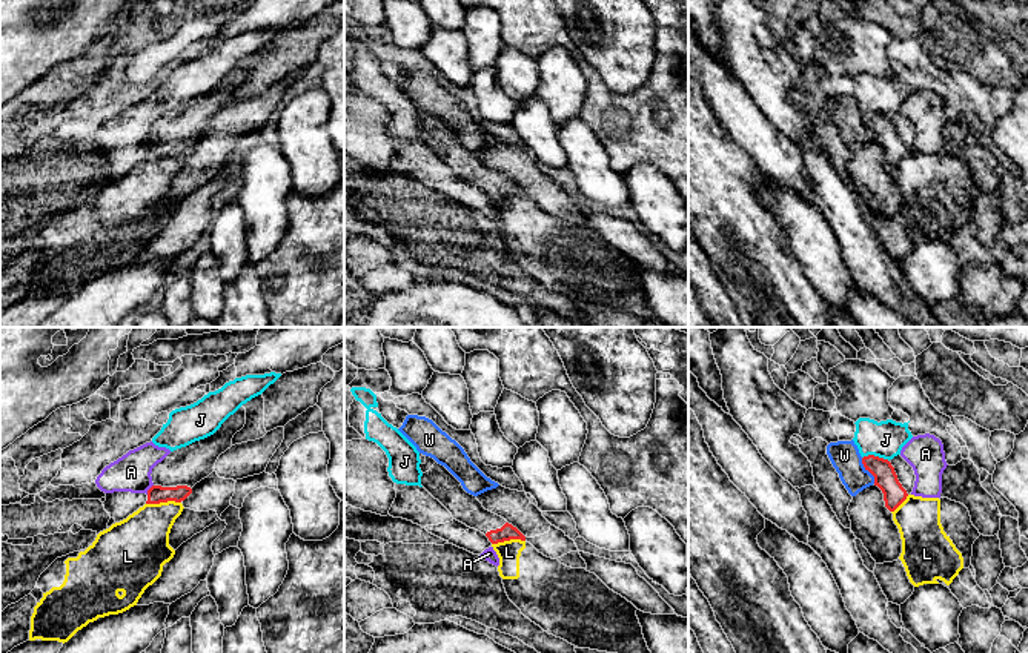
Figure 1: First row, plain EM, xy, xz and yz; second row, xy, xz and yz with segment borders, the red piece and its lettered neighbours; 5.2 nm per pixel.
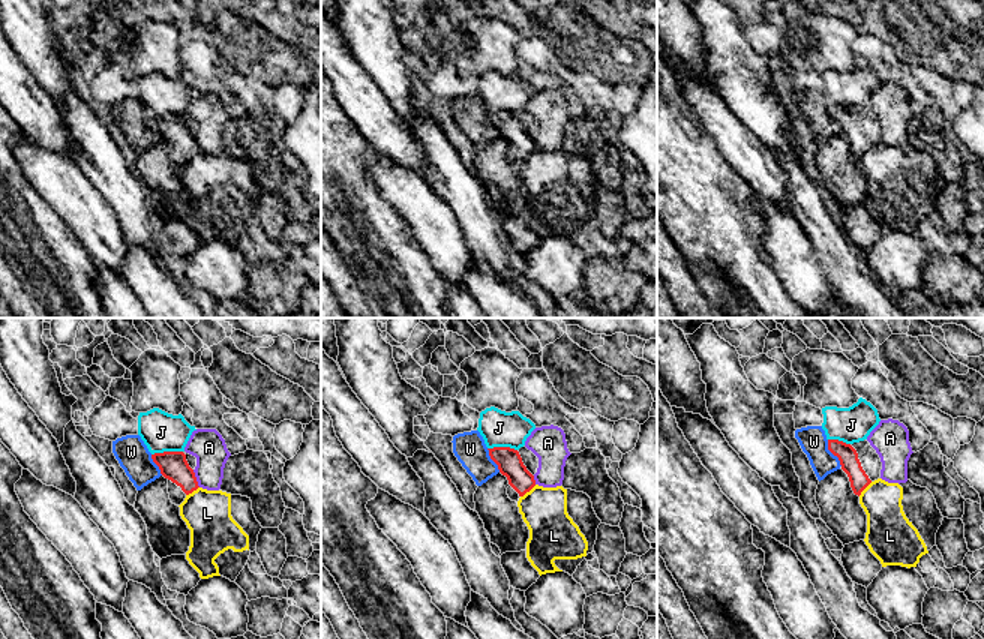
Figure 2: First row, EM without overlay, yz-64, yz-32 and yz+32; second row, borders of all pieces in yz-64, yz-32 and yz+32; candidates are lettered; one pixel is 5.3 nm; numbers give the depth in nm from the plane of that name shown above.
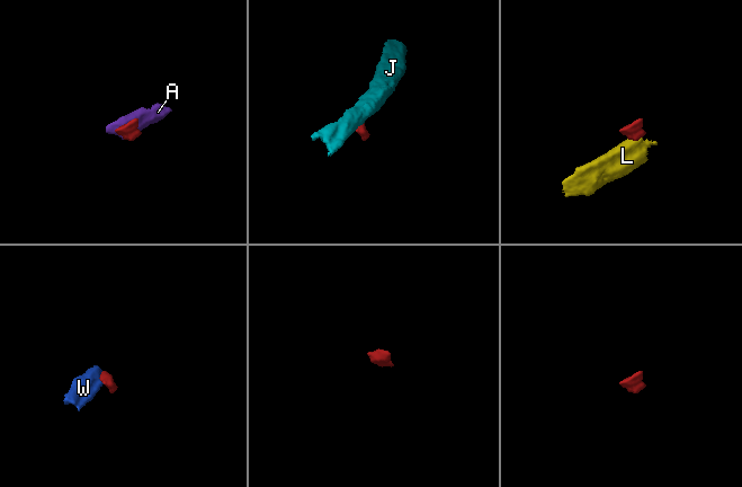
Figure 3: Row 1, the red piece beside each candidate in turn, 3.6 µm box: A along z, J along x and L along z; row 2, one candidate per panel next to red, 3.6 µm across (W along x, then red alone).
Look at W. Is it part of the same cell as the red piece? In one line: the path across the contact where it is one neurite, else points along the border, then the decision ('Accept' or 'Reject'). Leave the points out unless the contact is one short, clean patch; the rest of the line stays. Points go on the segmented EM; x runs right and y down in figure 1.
Boundary: yz (861, 458), (875, 483). Reject

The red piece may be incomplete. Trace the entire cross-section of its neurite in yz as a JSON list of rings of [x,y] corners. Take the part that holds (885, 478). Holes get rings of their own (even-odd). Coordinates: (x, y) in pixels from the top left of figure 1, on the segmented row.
[[[868,455],[862,458],[862,464],[874,476],[874,486],[882,490],[885,507],[890,512],[894,512],[911,495],[916,475],[900,455],[890,461]]]

